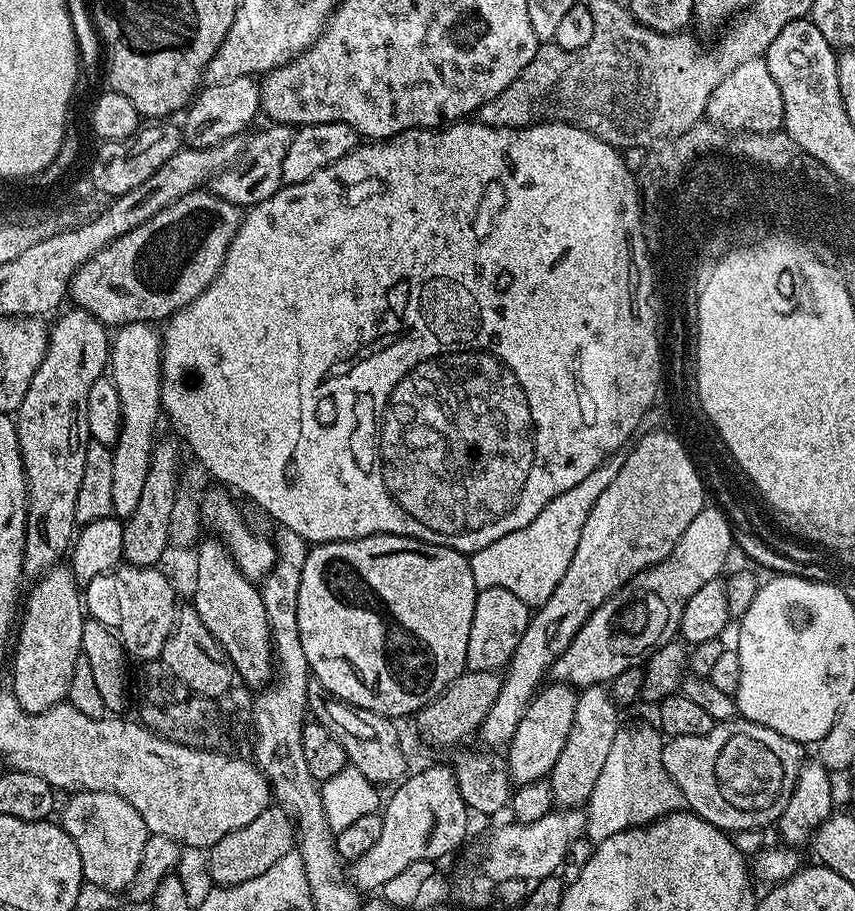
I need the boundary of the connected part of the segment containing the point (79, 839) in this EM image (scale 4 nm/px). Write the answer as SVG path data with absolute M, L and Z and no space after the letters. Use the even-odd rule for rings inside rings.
M76 790L71 793L68 805L64 808L62 826L70 838L74 838L74 846L78 846L78 854L82 854L82 870L84 879L96 888L105 888L108 892L123 893L138 874L138 866L142 862L142 850L150 835L146 822L142 822L142 814L113 792L98 790Z

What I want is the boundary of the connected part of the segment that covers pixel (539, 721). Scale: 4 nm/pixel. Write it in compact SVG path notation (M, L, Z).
M552 682L549 685L549 688L541 687L533 696L522 722L518 722L518 730L514 730L512 739L507 741L506 763L513 785L545 779L551 773L554 762L558 762L562 746L566 746L570 725L574 722L574 706L578 692L571 684Z

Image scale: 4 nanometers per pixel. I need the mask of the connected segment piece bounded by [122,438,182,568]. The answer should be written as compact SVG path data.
M157 439L153 443L150 470L146 470L146 483L142 485L140 501L138 501L134 514L130 514L123 521L123 559L135 568L150 568L159 565L162 552L169 546L167 530L178 491L176 478L180 474L180 448L182 449L179 439L171 439Z

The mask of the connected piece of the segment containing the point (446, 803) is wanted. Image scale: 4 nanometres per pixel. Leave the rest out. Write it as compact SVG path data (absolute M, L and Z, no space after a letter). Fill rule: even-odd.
M436 764L410 776L389 798L388 805L382 808L382 838L378 838L378 842L374 842L374 846L370 846L370 850L351 865L351 879L357 889L378 890L414 862L439 861L439 856L454 851L468 832L470 810L464 805L455 771L451 767L443 768Z

